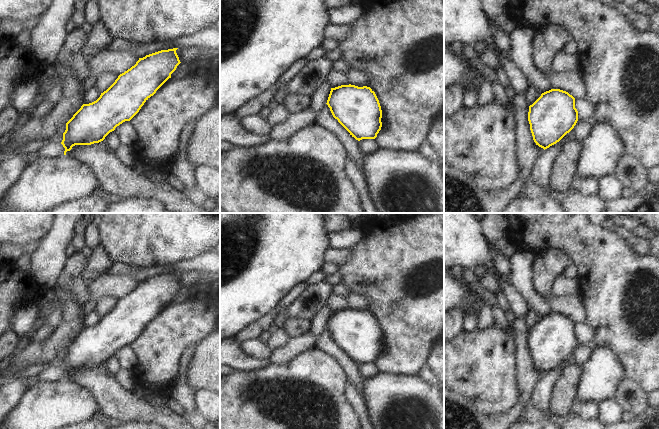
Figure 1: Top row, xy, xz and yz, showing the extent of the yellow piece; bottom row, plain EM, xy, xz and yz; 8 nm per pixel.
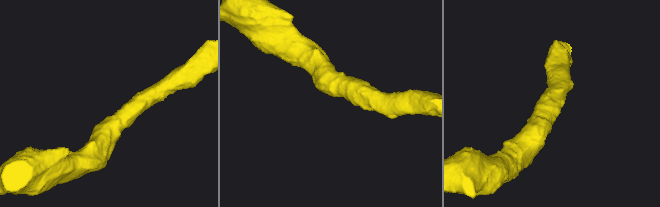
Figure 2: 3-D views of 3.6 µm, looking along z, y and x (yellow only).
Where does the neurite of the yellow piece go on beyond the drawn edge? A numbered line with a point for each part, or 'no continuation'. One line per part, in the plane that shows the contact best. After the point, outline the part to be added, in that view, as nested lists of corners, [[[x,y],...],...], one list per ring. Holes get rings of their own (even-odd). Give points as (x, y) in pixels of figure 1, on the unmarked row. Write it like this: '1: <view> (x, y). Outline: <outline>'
no continuation

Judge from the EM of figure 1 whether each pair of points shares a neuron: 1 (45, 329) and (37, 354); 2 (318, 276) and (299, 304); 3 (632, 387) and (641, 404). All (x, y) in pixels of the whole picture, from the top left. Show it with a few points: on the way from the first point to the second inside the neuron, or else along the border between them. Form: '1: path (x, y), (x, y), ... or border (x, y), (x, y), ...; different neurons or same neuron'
1: border (53, 331), (44, 339), (36, 343), (30, 343); different neurons
2: border (323, 280), (308, 286); different neurons
3: path (635, 391), (635, 398), (637, 400); same neuron

